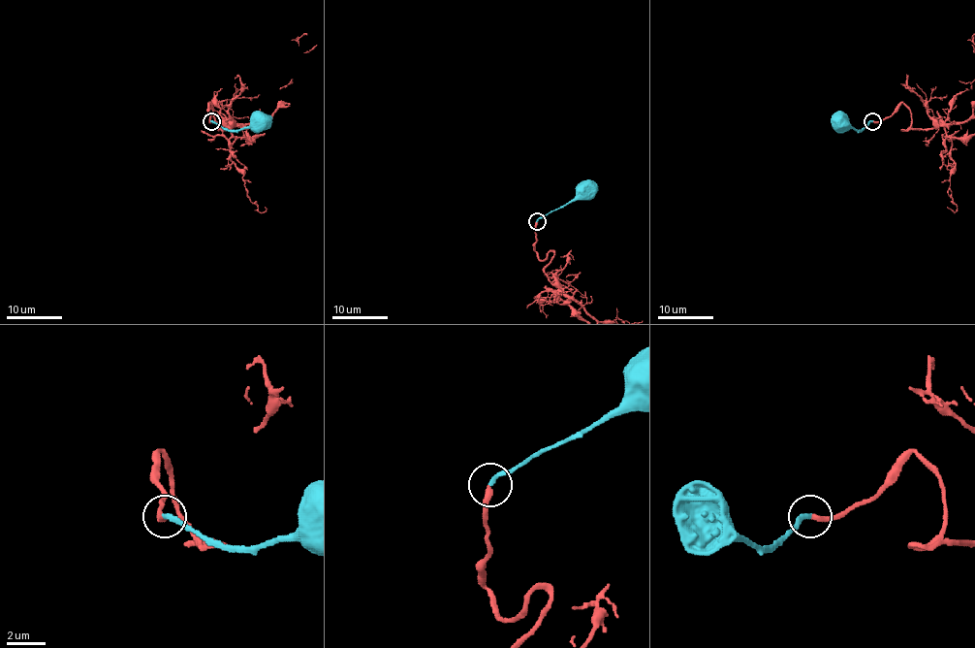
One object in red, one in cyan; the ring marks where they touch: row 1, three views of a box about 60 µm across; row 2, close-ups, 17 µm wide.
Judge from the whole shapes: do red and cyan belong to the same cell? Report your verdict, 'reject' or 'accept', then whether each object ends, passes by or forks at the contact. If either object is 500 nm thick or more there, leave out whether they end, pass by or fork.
accept; red ends there; cyan ends there

